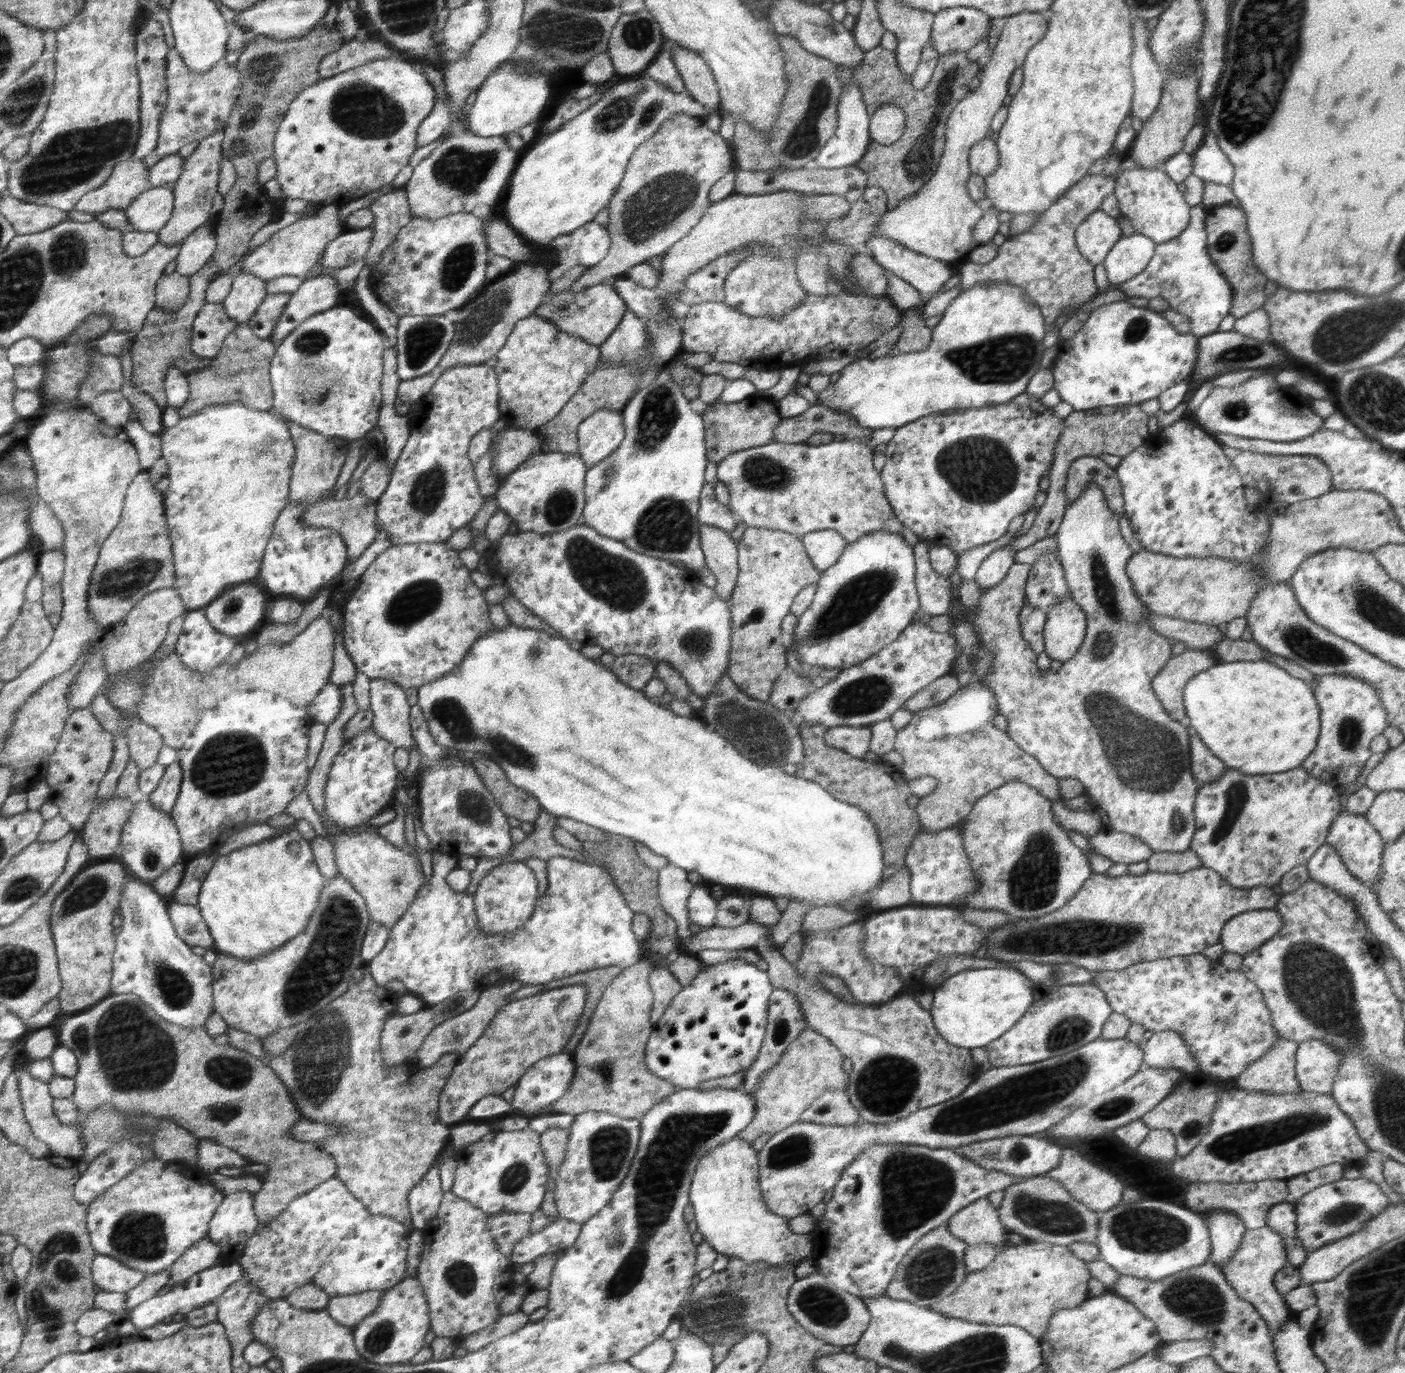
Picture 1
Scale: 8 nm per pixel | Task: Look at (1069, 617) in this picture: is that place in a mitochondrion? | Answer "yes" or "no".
no

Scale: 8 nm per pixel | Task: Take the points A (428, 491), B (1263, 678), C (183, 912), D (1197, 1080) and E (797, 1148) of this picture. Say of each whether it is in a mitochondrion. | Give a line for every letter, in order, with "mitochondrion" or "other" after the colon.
A: mitochondrion
B: other
C: other
D: other
E: mitochondrion

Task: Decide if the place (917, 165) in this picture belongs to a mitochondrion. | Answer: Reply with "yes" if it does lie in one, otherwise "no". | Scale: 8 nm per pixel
yes

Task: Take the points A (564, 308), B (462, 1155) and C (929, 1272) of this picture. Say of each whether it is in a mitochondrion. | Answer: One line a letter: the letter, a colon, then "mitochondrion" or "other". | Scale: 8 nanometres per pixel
A: mitochondrion
B: other
C: mitochondrion

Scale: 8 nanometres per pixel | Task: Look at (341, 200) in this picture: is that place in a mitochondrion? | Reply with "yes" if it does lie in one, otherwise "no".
no

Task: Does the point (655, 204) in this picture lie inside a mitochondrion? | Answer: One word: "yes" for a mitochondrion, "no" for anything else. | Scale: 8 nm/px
yes

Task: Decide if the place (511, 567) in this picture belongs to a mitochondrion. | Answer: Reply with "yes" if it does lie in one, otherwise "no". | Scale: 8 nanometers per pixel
no

